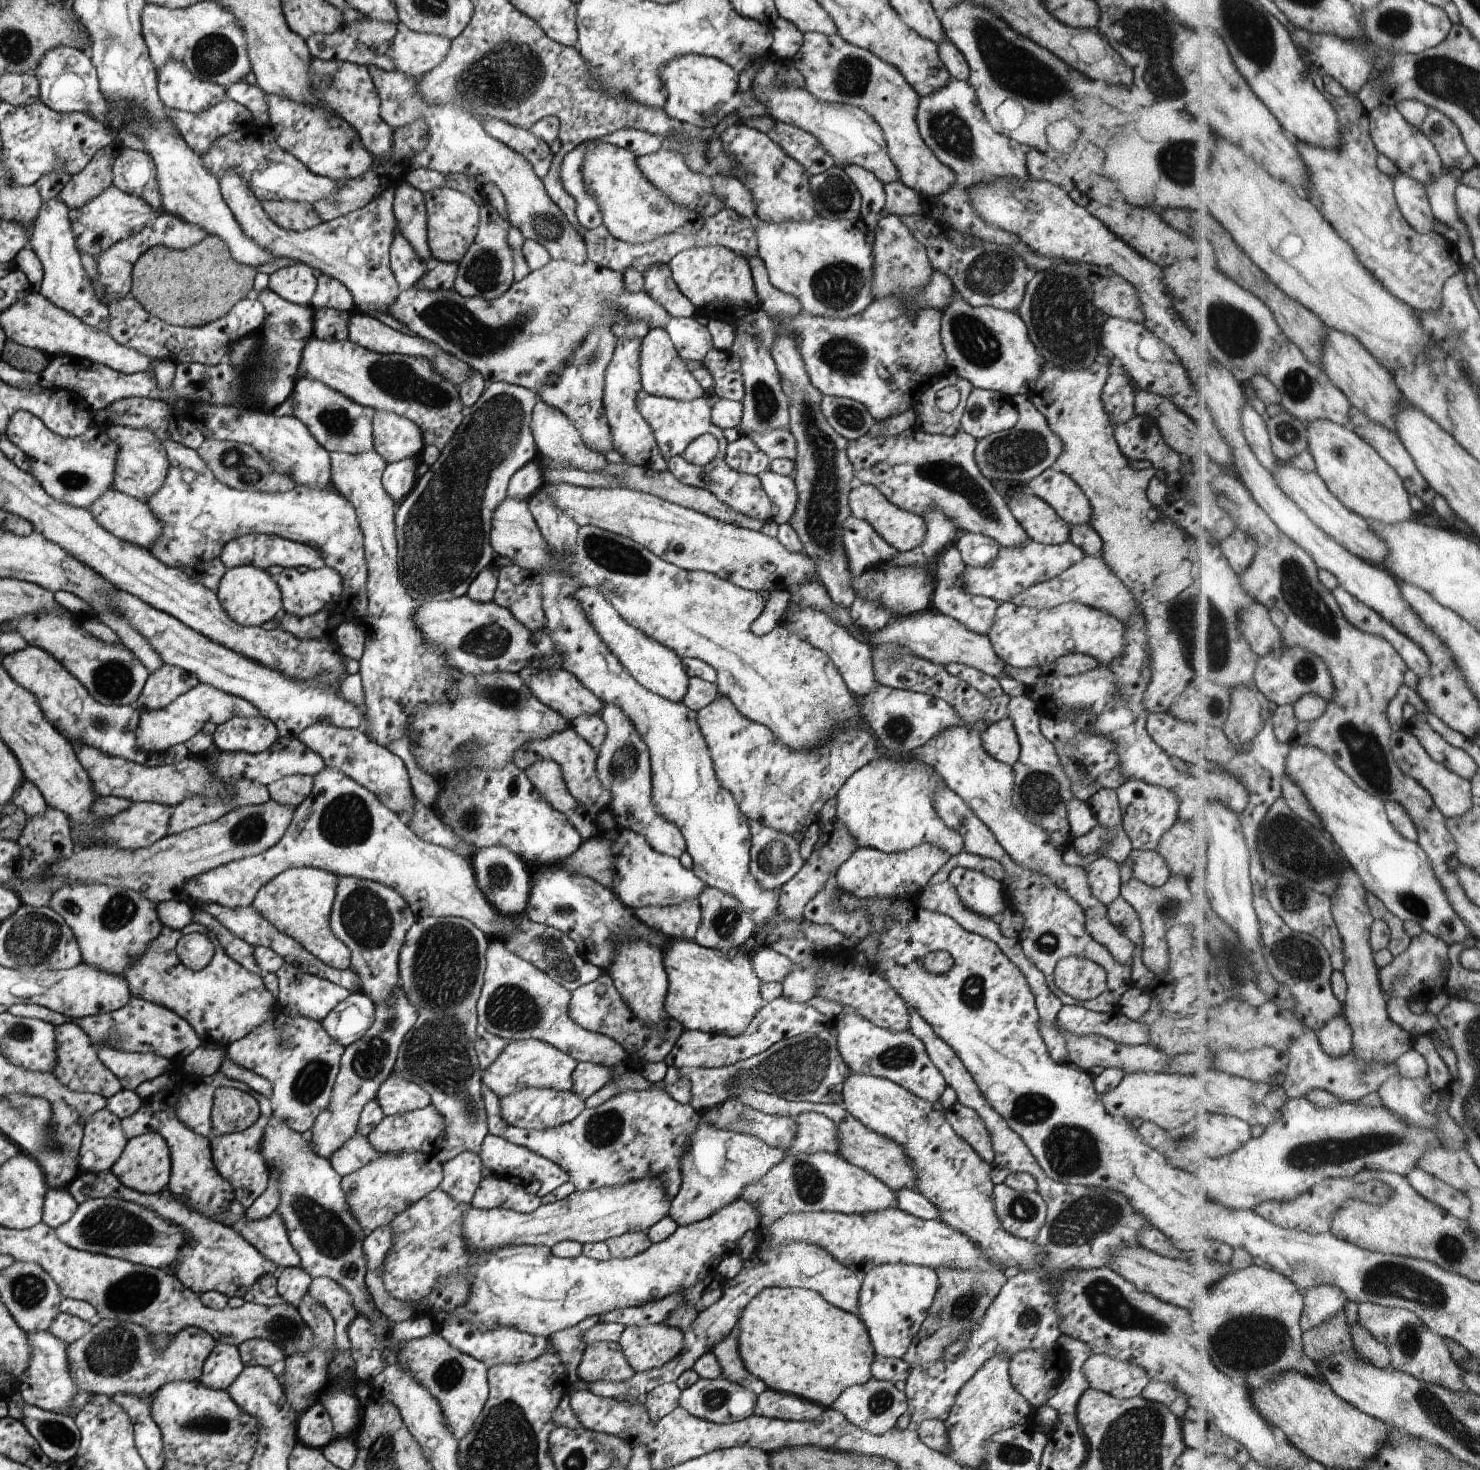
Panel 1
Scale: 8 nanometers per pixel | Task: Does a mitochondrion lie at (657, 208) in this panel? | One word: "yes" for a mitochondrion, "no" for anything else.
yes

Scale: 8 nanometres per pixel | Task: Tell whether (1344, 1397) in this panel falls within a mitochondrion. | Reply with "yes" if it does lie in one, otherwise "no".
no

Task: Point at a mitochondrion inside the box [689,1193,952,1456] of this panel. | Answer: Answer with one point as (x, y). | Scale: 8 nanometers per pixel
(881, 1400)

